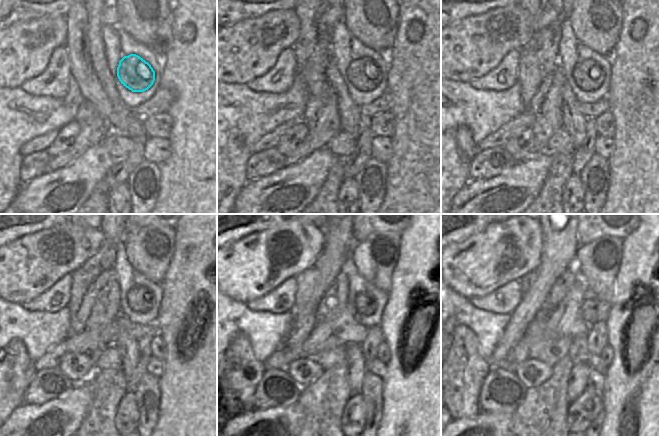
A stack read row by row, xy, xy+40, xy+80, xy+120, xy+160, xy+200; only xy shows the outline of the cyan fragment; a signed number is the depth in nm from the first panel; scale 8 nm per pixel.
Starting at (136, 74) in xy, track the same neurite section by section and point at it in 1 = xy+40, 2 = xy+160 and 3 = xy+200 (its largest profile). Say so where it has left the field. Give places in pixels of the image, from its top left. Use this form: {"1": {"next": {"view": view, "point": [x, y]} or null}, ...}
{"1": {"next": {"view": "xy+40", "point": [363, 73]}}, "2": {"next": {"view": "xy+160", "point": [365, 304]}}, "3": {"next": {"view": "xy+200", "point": [589, 306]}}}

